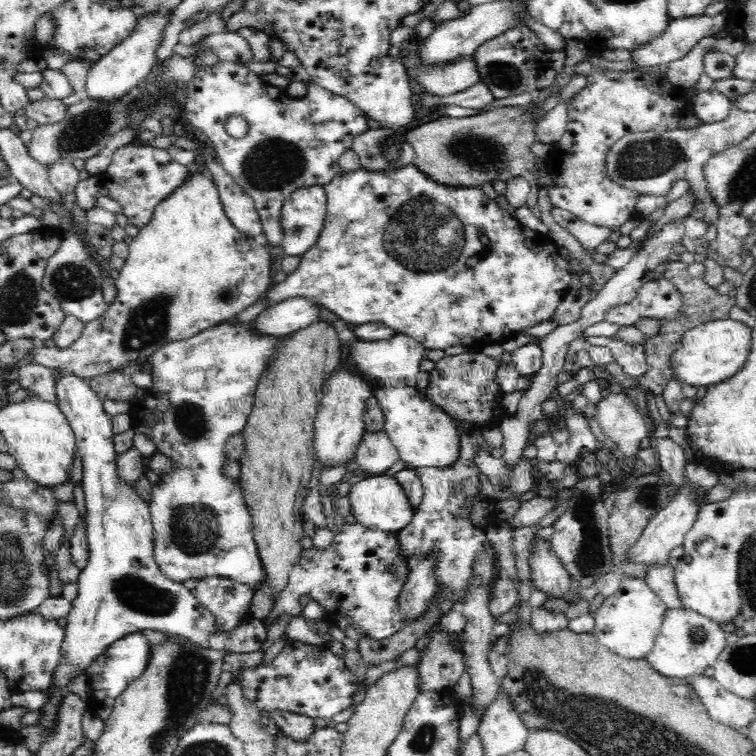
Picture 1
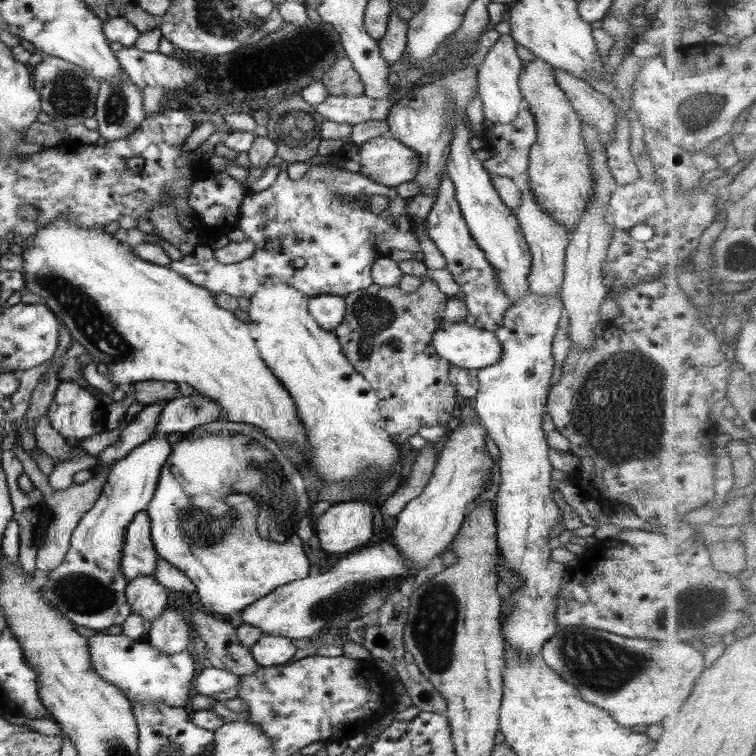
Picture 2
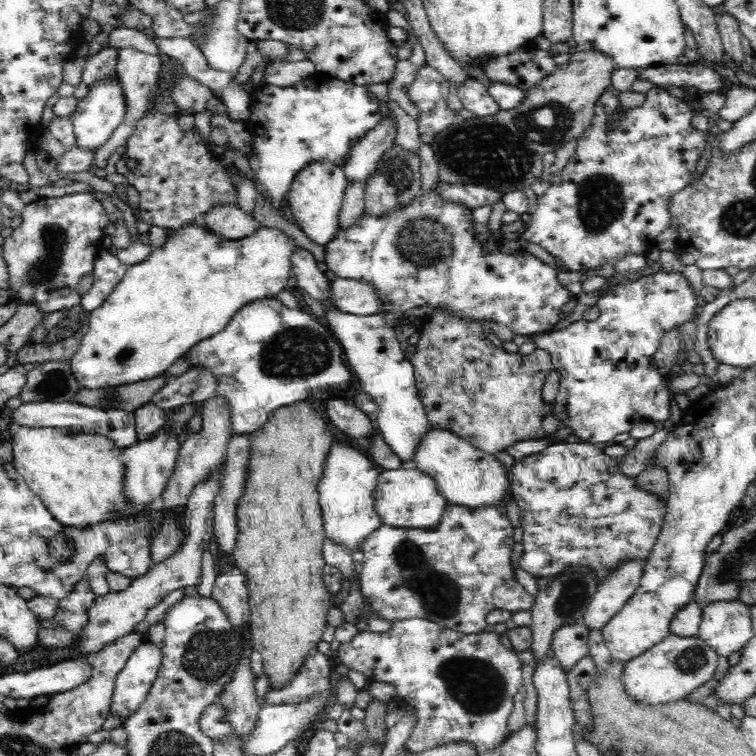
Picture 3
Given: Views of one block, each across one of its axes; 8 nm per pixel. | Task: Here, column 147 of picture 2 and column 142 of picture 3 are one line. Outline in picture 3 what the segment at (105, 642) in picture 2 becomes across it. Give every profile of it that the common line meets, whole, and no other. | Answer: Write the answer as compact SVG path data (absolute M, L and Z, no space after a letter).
M144 642L127 658L116 676L109 714L125 721L144 702L162 664L161 645Z

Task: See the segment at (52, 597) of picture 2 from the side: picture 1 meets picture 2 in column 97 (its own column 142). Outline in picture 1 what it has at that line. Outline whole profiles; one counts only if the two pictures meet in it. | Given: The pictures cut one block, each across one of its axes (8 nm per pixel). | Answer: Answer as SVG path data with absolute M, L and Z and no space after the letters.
M58 369L57 376L55 376L55 389L56 389L56 399L58 399L57 406L60 408L60 411L66 416L68 423L70 423L70 427L74 432L74 437L76 438L76 447L77 452L82 457L83 463L83 475L81 485L83 488L83 493L85 494L85 507L87 508L85 526L86 526L86 535L87 540L89 543L89 559L86 563L86 566L80 571L78 580L77 580L77 595L74 600L71 600L72 606L70 612L66 615L67 624L63 628L64 629L64 640L62 641L62 646L60 647L60 660L55 668L56 672L54 672L54 678L52 680L52 684L49 686L49 699L45 702L45 704L41 707L41 717L38 720L37 724L42 726L44 732L42 736L48 736L48 734L52 734L54 732L54 728L56 728L56 724L58 724L58 708L60 708L60 704L62 704L62 698L64 698L64 694L67 694L66 686L70 684L71 680L74 678L78 678L78 676L82 675L90 675L90 670L92 667L92 663L94 660L110 646L110 643L116 642L119 638L126 636L126 634L130 634L133 632L141 632L143 630L158 630L158 632L164 632L165 635L173 634L178 635L181 638L188 639L196 644L204 648L210 648L212 650L224 650L228 653L230 652L239 652L239 653L251 653L254 651L261 651L262 644L266 642L266 624L264 624L264 620L257 619L255 617L250 618L250 620L246 620L246 622L242 622L240 626L236 626L234 630L230 630L230 632L226 632L219 627L219 624L215 621L214 615L205 607L202 606L201 602L198 602L197 598L194 598L194 595L190 592L183 583L174 582L170 580L168 577L164 576L164 573L160 570L158 563L156 563L155 554L154 554L154 532L153 532L153 522L151 521L151 514L149 511L149 503L145 500L142 500L138 496L137 490L133 487L134 484L126 484L118 478L118 460L116 457L116 453L114 452L114 432L112 432L112 420L111 417L107 415L103 408L103 400L98 398L96 395L96 391L91 389L91 385L88 383L87 379L82 379L74 375L74 373L70 372L68 369Z

